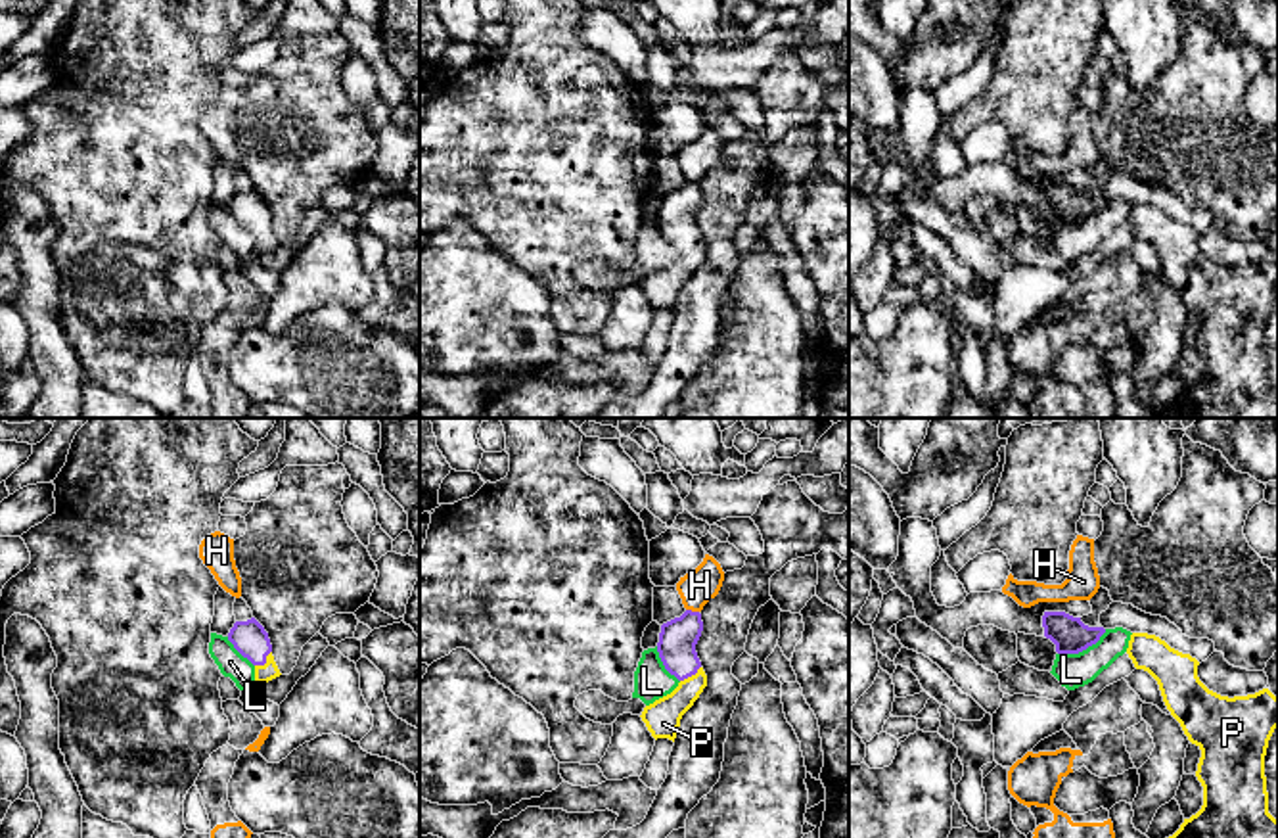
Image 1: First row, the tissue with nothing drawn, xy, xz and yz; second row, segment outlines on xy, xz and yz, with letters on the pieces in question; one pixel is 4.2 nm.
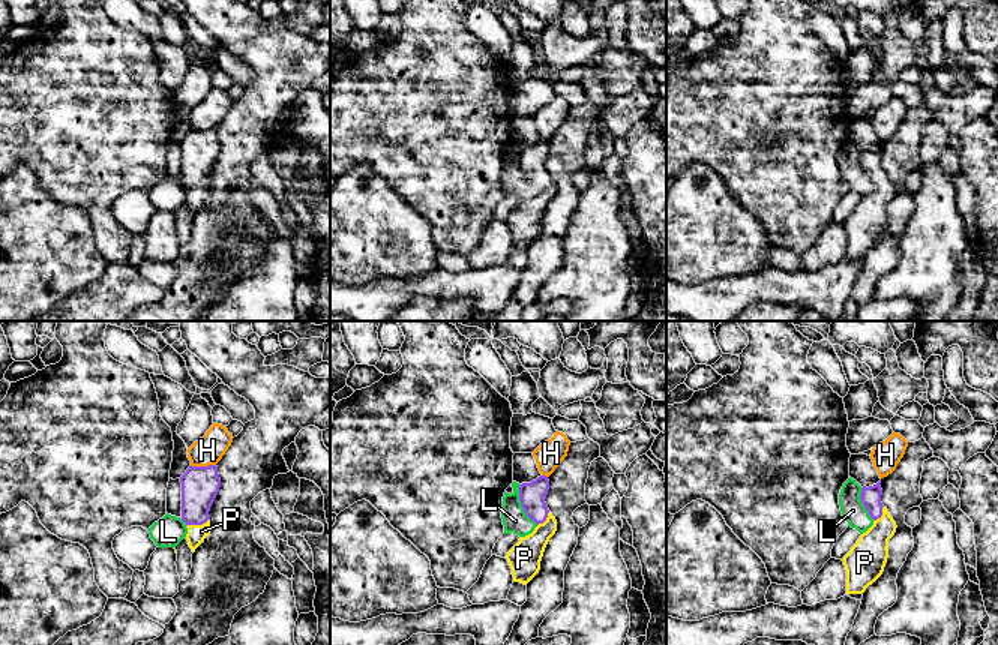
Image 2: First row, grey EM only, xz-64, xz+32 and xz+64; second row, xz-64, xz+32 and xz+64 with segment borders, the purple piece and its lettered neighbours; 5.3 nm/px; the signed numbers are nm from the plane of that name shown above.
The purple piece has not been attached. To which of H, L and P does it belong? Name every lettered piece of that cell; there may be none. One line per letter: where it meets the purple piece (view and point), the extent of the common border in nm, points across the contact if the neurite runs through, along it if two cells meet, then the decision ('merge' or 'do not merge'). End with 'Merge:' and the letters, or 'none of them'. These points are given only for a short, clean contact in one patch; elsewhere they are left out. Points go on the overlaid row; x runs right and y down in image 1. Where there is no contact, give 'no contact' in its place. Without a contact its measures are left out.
H: meets purple in xz at (690, 610); contact 60 nm long; do not merge
L: meets purple in yz at (1083, 649); contact 240 nm long; border along yz (1106, 629), (1085, 649), (1058, 654); do not merge
P: meets purple in xy at (265, 662); contact 100 nm long; runs through xy (250, 639), (265, 662), (263, 674); merge
Merge: P

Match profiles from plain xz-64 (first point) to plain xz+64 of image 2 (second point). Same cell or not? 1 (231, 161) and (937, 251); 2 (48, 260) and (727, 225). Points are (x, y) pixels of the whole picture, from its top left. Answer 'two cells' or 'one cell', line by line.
1: two cells
2: one cell

